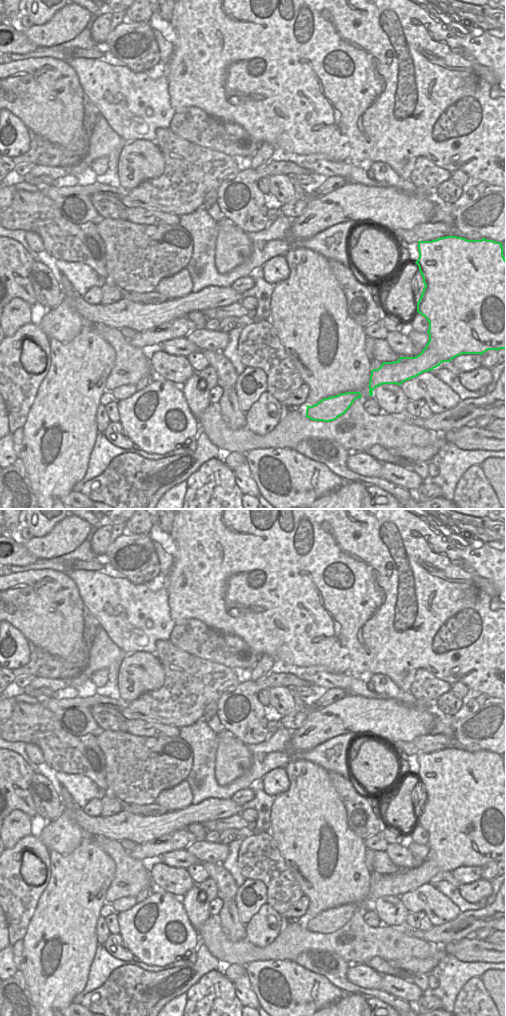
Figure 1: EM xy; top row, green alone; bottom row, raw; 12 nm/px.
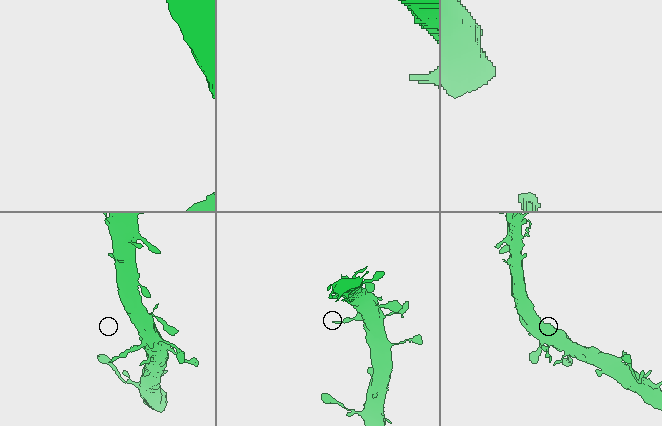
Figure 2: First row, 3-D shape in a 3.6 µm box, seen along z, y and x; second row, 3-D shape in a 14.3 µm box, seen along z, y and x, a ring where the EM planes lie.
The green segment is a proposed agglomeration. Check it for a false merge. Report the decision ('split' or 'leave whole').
split

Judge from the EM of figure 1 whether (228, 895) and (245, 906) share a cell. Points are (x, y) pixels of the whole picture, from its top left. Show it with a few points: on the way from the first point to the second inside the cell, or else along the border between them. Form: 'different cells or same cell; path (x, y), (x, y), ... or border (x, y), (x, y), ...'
different cells; border (238, 887), (233, 900)

